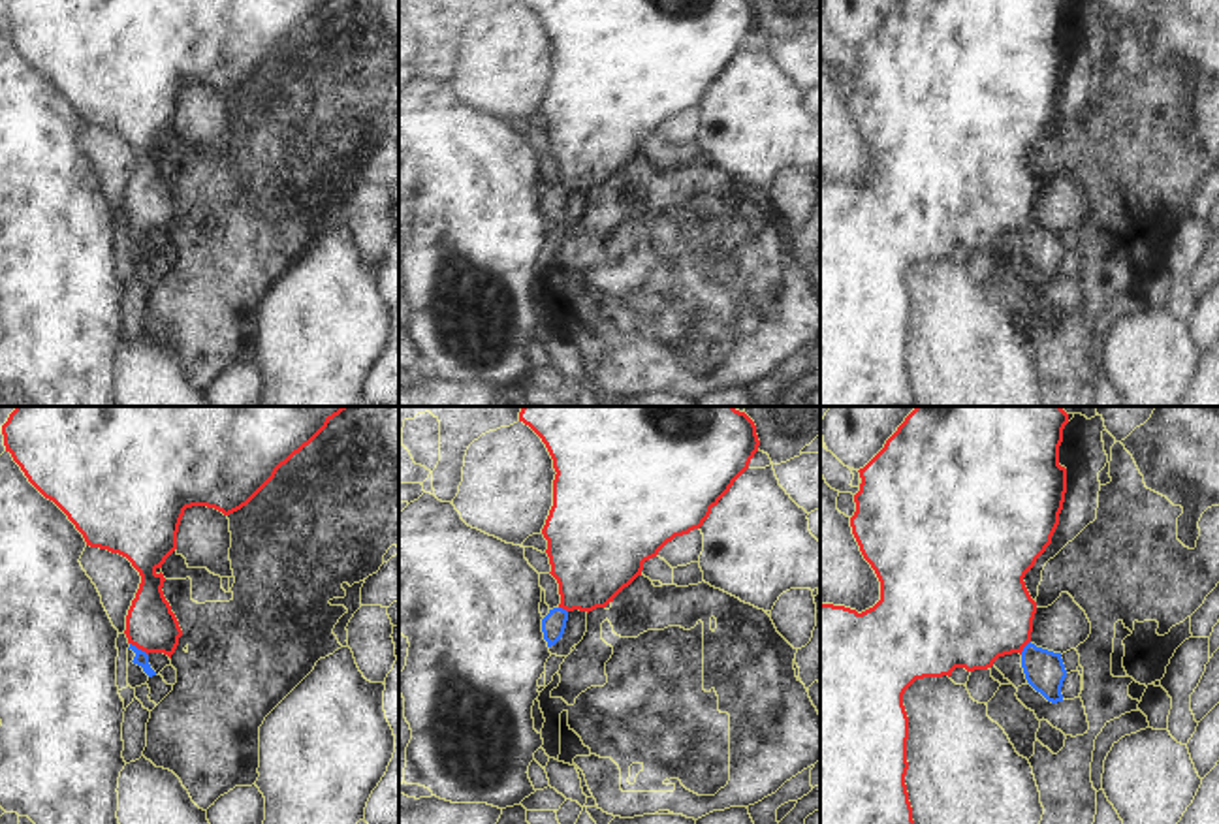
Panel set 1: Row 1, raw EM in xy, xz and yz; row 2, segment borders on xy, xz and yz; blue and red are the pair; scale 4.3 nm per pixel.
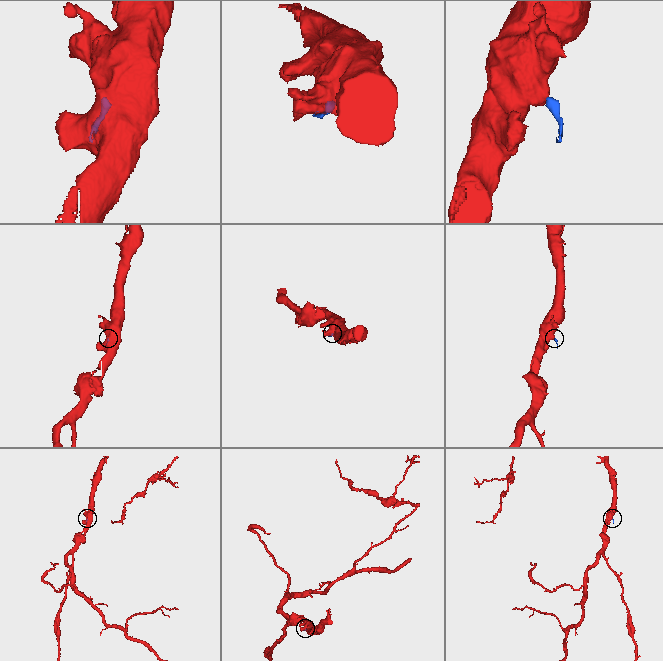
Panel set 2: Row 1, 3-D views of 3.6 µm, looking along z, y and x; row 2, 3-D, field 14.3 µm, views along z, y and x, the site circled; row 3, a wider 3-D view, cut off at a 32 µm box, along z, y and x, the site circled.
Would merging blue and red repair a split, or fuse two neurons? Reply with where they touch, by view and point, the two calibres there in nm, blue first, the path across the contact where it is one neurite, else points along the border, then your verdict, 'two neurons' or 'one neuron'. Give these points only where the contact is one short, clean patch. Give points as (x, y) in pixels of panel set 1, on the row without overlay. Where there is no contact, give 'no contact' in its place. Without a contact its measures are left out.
xy (140, 228) | 60/220 nm | across xy (142, 237), (140, 228), (151, 204) | one neuron

